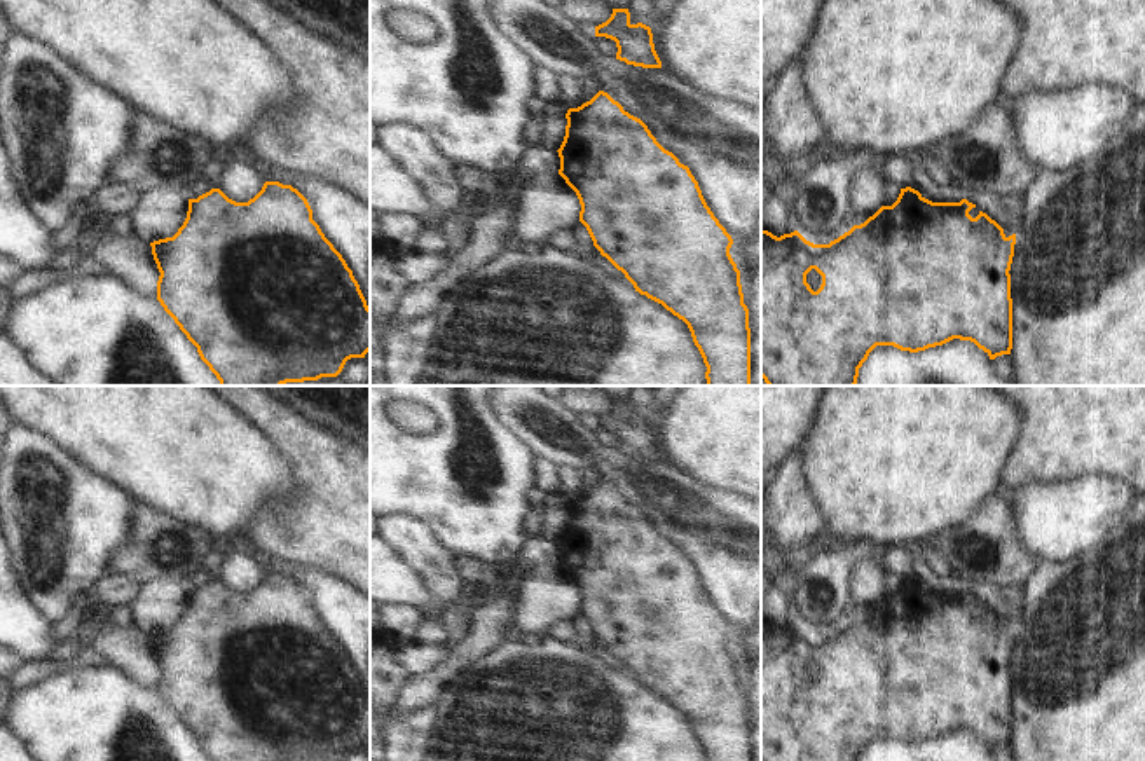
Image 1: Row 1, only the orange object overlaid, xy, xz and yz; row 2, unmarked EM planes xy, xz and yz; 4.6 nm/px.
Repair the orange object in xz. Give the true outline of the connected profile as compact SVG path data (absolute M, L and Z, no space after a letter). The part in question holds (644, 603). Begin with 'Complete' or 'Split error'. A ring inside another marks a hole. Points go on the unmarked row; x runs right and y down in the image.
Complete. M607 483L566 504L566 527L560 536L559 566L576 583L593 637L634 675L635 682L662 695L682 710L698 738L707 761L751 761L749 700L744 695L740 662L730 646L731 627L707 597L689 559L665 541L648 517L623 501Z

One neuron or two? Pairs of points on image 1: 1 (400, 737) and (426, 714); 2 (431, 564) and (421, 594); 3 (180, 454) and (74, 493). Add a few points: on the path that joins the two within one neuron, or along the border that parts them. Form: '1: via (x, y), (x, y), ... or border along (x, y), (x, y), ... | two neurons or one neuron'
1: via (407, 733), (419, 721) | one neuron
2: border along (398, 554), (416, 573), (430, 599) | two neurons
3: border along (72, 458), (116, 484), (135, 501) | two neurons

